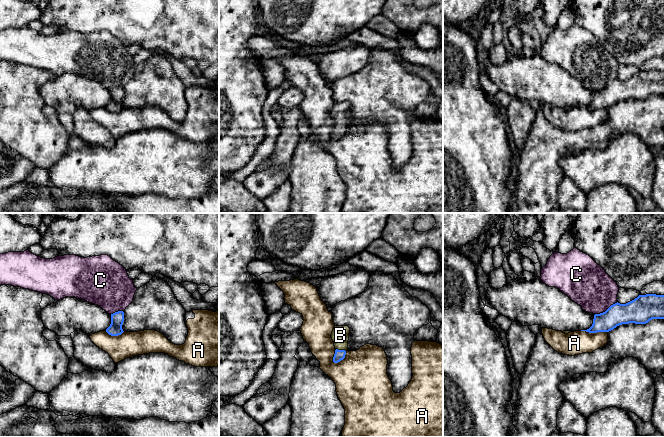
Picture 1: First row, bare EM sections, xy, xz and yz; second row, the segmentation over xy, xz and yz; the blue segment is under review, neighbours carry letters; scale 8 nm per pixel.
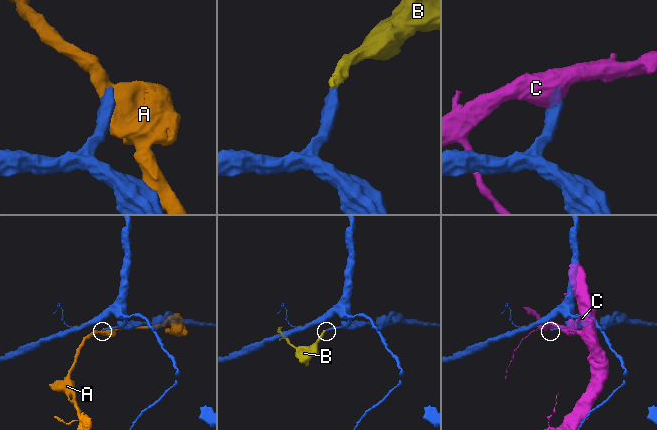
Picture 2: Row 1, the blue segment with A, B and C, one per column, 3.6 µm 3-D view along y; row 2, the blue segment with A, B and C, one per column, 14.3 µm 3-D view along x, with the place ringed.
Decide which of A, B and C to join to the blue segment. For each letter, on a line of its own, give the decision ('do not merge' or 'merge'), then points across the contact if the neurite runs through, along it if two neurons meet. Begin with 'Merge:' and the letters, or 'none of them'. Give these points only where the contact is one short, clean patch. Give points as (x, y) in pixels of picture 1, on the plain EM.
Merge: B
A: do not merge
B: merge | across xz (339, 131), (341, 126), (340, 111)
C: do not merge

